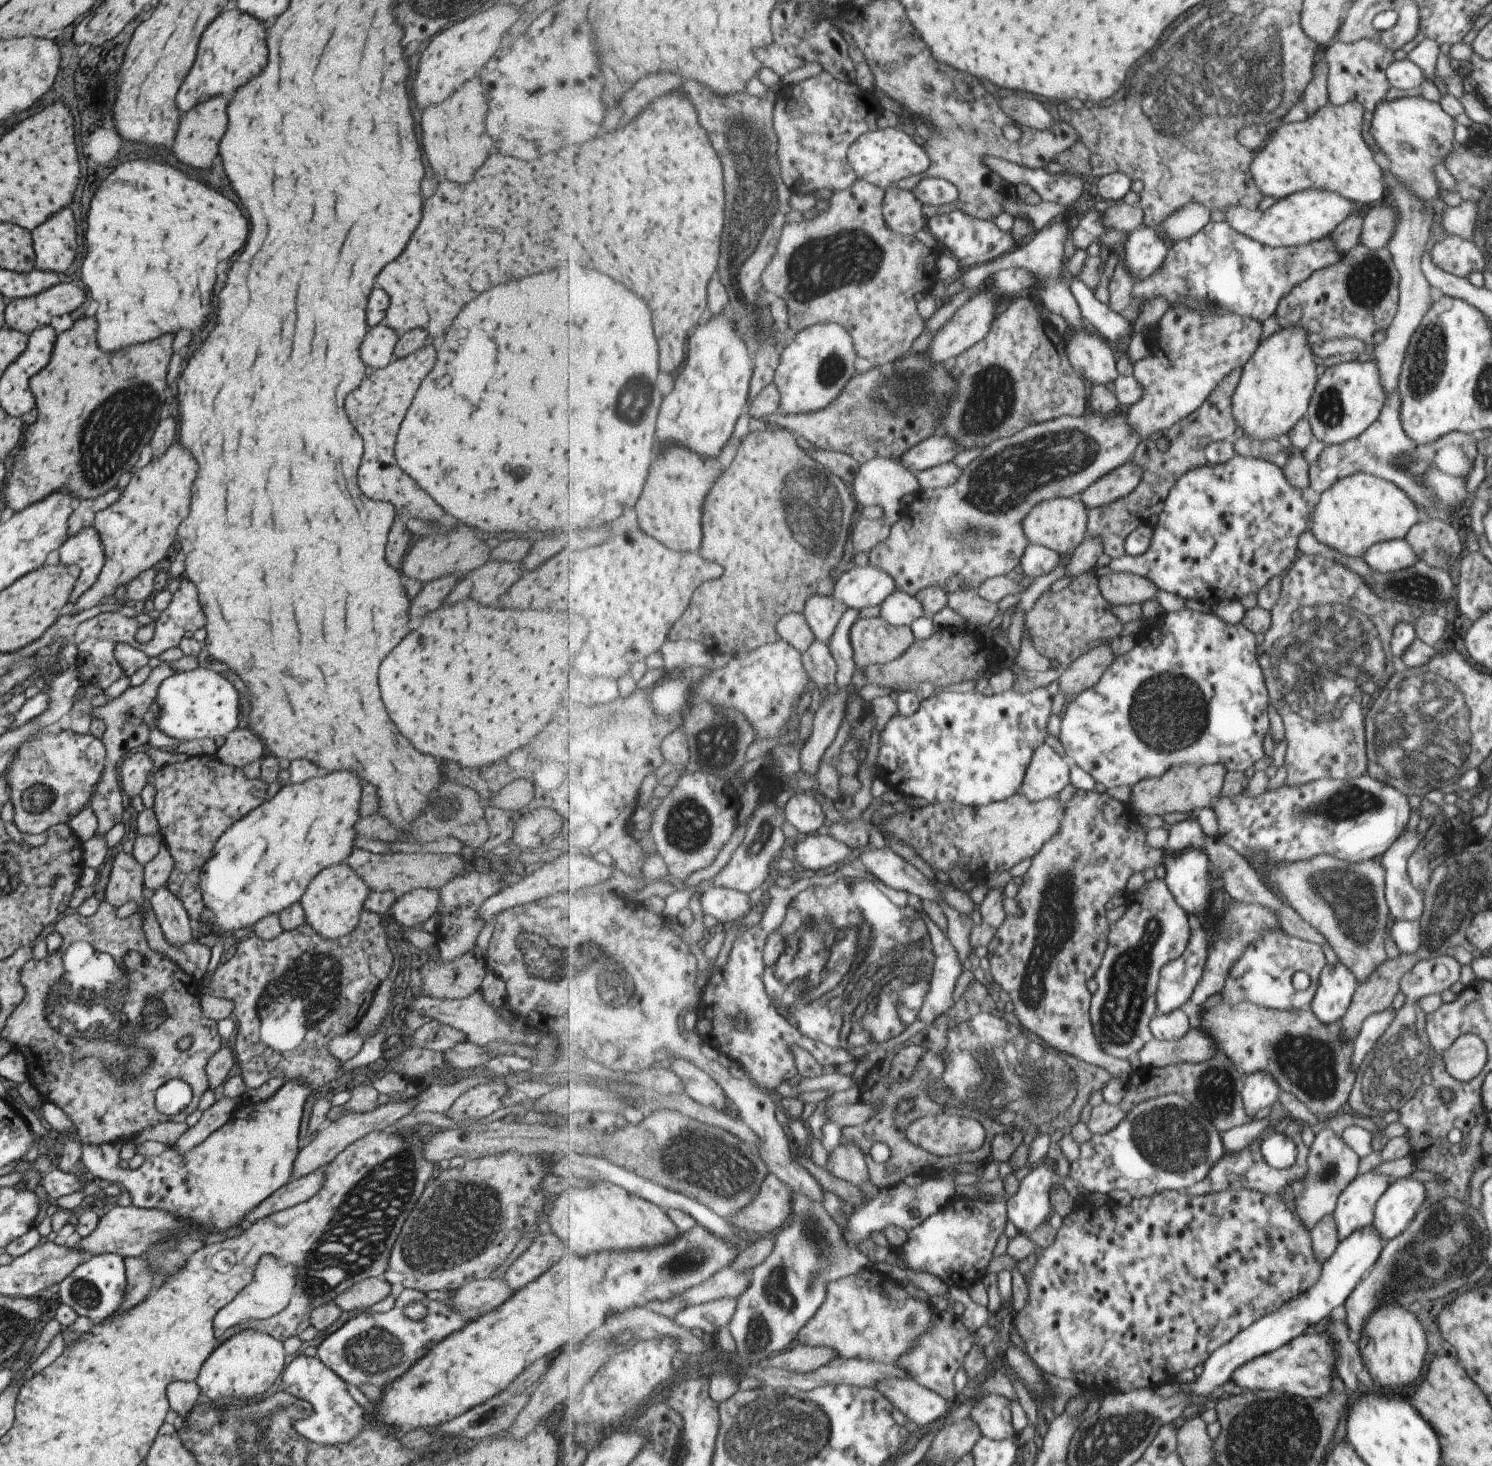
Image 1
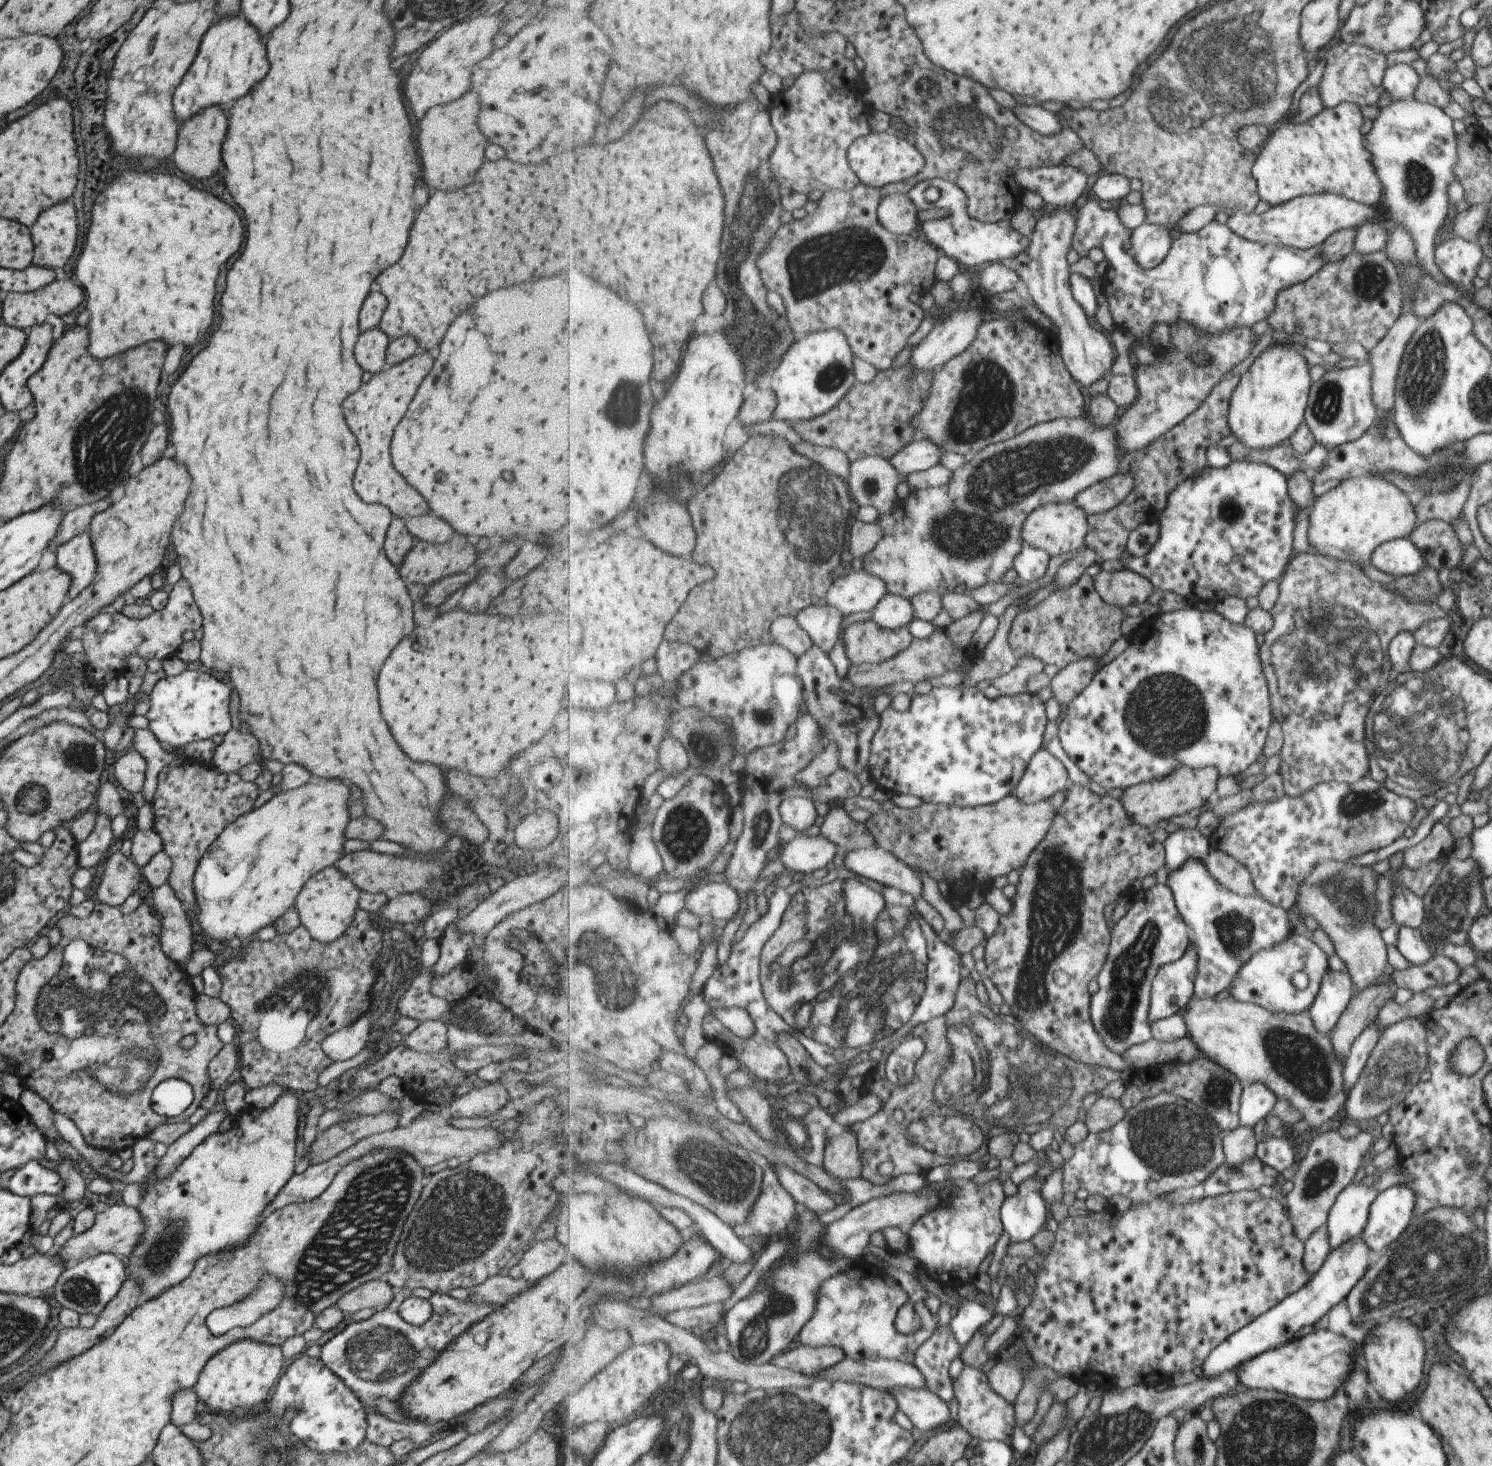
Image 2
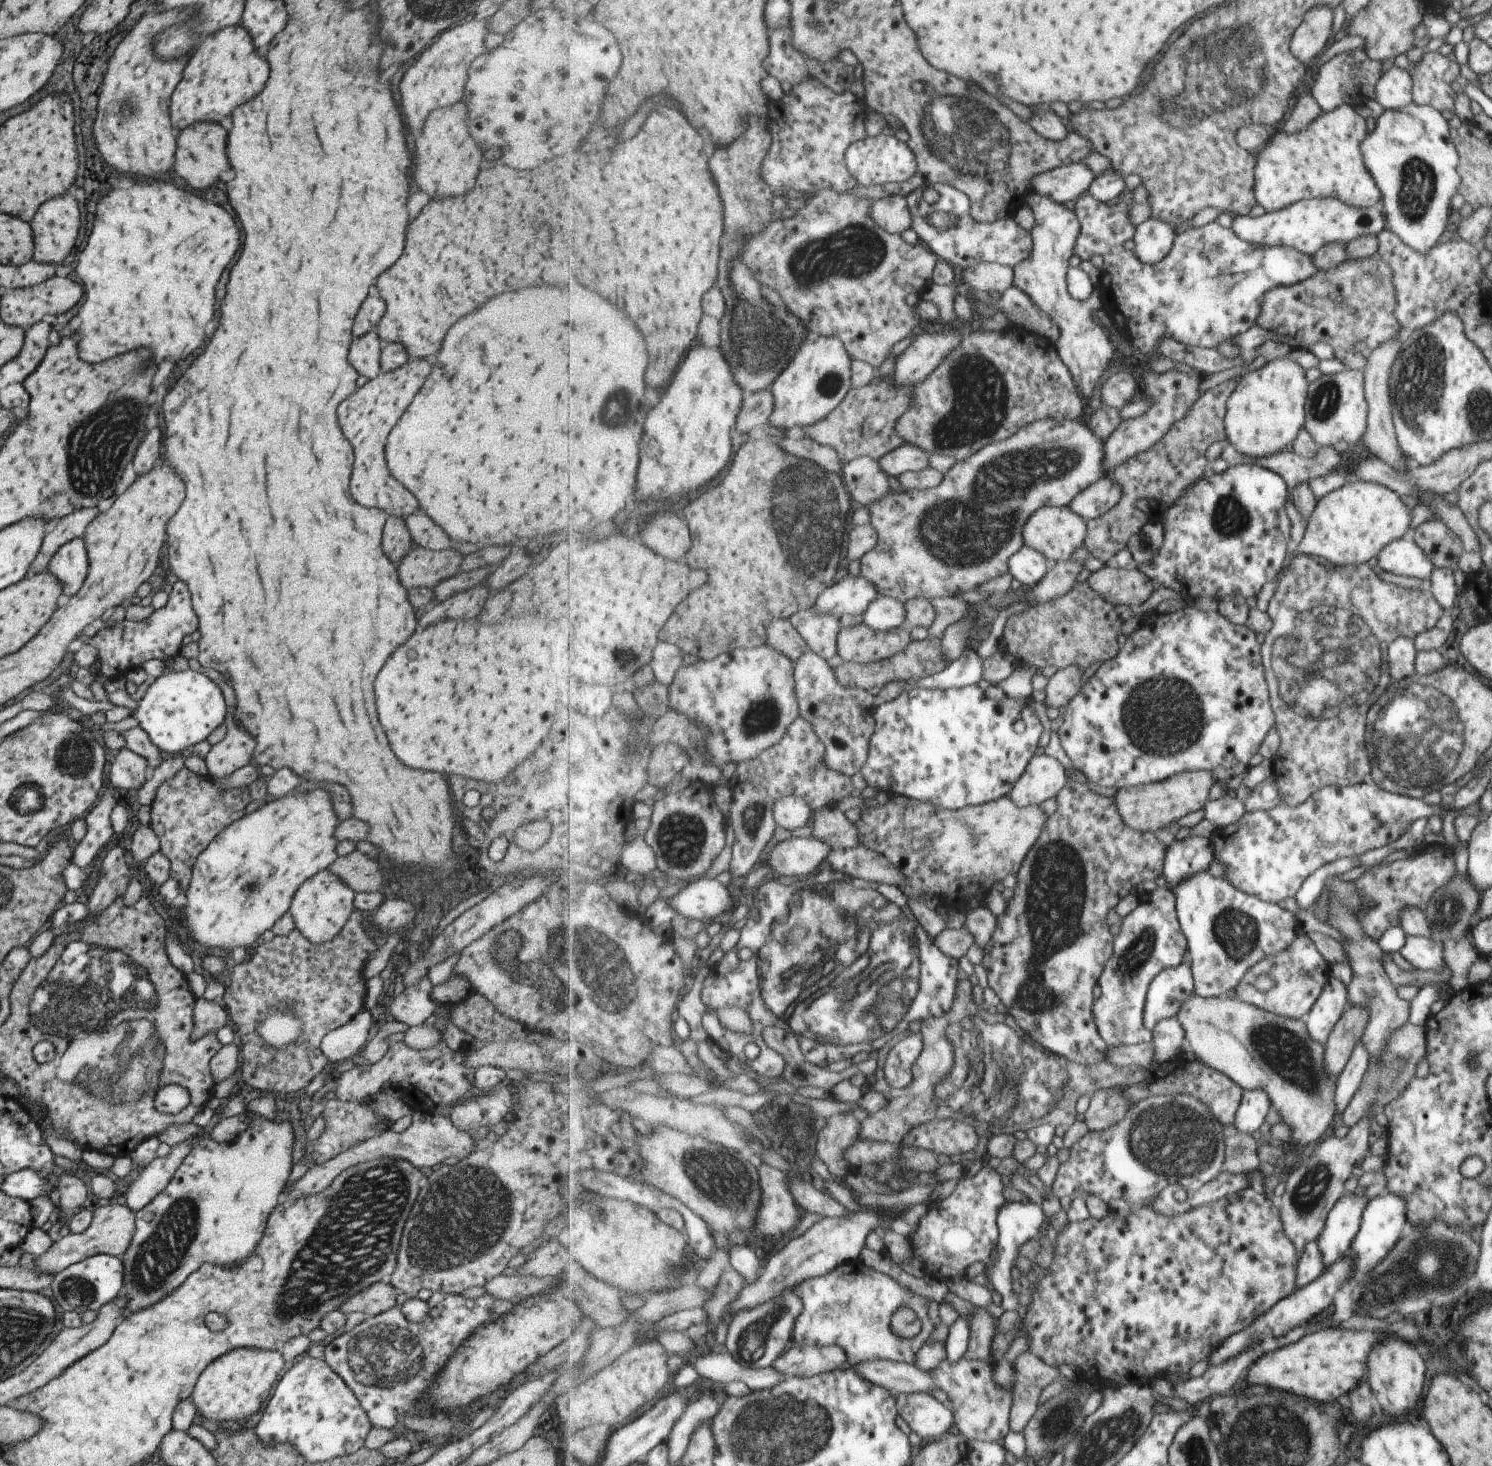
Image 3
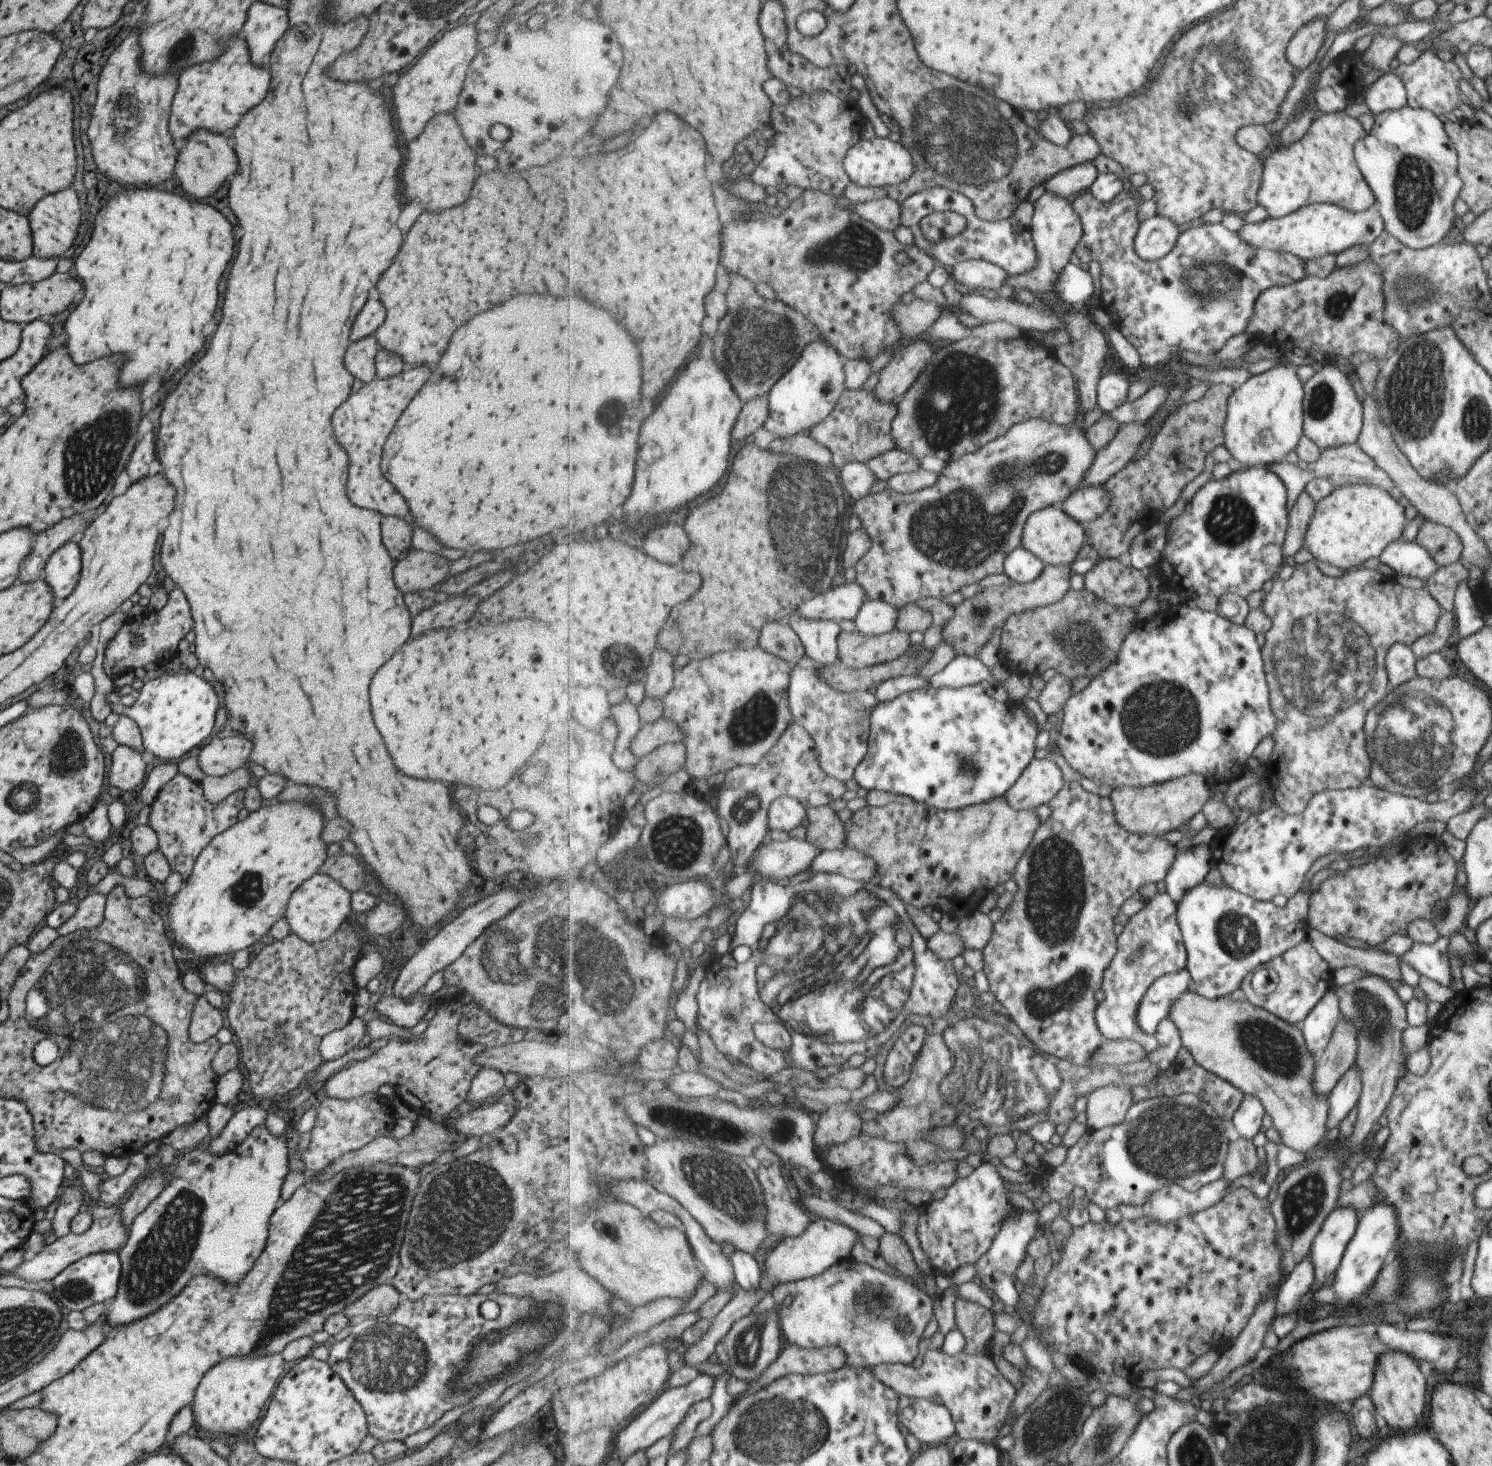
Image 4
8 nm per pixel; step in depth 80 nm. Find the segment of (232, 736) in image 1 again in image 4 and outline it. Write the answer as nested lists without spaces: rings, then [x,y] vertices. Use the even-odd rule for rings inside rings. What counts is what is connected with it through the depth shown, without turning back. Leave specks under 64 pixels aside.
[[[219,738],[199,748],[196,759],[205,775],[220,777],[243,766],[249,758],[249,752],[251,752],[251,742],[247,738],[241,740]]]

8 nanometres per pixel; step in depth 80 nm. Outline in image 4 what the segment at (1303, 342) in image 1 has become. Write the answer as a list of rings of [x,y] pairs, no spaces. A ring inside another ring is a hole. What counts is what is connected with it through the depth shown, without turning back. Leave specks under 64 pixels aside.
[[[1275,365],[1264,372],[1249,377],[1233,390],[1228,401],[1228,418],[1225,424],[1225,443],[1229,454],[1239,464],[1239,470],[1247,468],[1268,468],[1279,464],[1286,458],[1289,450],[1295,450],[1301,436],[1301,400],[1304,400],[1304,386],[1301,386],[1298,372],[1293,365]]]

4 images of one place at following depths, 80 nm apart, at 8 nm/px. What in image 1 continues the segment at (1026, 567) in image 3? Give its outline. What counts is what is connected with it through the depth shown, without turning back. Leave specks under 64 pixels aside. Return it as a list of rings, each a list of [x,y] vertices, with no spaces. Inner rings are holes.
[[[1029,543],[1022,559],[1021,567],[1024,570],[1023,575],[1034,579],[1043,576],[1043,574],[1049,574],[1061,562],[1062,556],[1056,550],[1043,545]]]

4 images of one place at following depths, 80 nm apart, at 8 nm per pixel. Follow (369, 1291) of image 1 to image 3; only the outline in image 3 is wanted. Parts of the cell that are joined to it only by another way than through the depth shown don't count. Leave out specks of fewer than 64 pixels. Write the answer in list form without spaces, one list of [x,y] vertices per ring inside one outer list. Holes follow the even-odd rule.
[[[376,1282],[345,1300],[339,1310],[347,1317],[351,1312],[363,1312],[370,1316],[389,1310],[396,1301],[398,1292],[388,1282]]]

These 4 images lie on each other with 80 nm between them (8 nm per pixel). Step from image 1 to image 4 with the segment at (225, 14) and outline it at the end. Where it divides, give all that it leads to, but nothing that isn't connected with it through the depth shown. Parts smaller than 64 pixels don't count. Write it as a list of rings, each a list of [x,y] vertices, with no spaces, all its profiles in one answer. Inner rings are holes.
[[[233,38],[223,42],[225,52],[205,64],[195,64],[185,68],[179,74],[169,114],[169,132],[172,140],[178,145],[191,132],[205,128],[217,134],[231,130],[239,116],[251,106],[259,104],[269,88],[269,74],[265,68],[255,66],[247,54],[243,38]]]

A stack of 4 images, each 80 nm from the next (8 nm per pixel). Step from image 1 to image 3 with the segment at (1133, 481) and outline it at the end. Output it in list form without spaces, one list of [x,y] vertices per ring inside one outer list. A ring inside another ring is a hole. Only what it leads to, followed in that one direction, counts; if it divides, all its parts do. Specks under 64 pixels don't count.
[[[1111,477],[1093,483],[1072,500],[1070,507],[1085,520],[1096,519],[1107,514],[1123,498],[1123,489]]]

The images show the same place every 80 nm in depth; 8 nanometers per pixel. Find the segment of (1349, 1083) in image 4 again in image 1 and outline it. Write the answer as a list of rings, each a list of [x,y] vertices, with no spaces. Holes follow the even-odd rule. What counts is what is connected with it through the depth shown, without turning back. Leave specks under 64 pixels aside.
[[[1391,1006],[1387,1007],[1384,1011],[1369,1015],[1364,1020],[1359,1032],[1355,1036],[1352,1052],[1353,1068],[1359,1068],[1361,1061],[1368,1059],[1367,1054],[1371,1052],[1377,1039],[1385,1032],[1386,1026],[1394,1019],[1396,1011]]]

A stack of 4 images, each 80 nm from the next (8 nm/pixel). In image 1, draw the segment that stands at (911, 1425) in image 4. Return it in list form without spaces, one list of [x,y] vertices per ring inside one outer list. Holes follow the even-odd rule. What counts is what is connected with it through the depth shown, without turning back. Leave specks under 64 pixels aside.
[[[887,1379],[878,1382],[876,1388],[918,1427],[941,1420],[952,1407],[944,1396],[922,1387],[913,1379]]]

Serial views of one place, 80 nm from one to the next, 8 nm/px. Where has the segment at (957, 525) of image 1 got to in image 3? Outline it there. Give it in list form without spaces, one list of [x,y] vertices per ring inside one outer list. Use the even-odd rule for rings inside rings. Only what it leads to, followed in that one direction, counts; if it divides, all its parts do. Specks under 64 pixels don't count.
[[[1045,419],[1035,421],[1026,427],[1023,427],[1015,435],[1010,436],[1007,440],[1002,440],[996,443],[988,444],[980,451],[977,451],[972,457],[955,463],[949,472],[945,473],[944,481],[935,488],[927,490],[903,491],[900,494],[890,492],[886,497],[883,497],[878,503],[872,504],[869,507],[869,515],[871,524],[878,532],[877,546],[865,554],[860,560],[861,575],[867,578],[868,581],[874,582],[879,589],[880,596],[897,597],[906,603],[908,600],[916,599],[917,597],[927,597],[936,599],[948,597],[949,595],[959,595],[961,592],[967,592],[979,588],[983,582],[989,582],[1005,572],[1010,572],[1010,560],[1012,556],[1019,552],[1026,545],[1026,536],[1024,535],[1025,524],[1032,518],[1034,512],[1046,506],[1069,507],[1072,500],[1080,495],[1087,487],[1091,487],[1093,483],[1104,479],[1108,476],[1106,469],[1106,444],[1101,437],[1098,437],[1093,429],[1077,420],[1060,421],[1057,419]]]

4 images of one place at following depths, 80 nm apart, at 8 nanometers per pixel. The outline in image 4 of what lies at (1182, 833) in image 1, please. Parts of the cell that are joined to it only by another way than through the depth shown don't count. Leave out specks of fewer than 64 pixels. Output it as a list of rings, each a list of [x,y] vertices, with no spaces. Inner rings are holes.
[[[1208,844],[1177,852],[1176,863],[1166,878],[1166,892],[1177,906],[1179,902],[1183,902],[1183,896],[1189,890],[1205,882],[1214,866],[1212,857],[1213,852]]]

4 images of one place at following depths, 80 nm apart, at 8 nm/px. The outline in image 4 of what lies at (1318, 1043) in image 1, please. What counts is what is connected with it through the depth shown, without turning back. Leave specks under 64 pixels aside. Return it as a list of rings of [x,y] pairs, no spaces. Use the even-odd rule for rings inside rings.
[[[1185,992],[1173,1004],[1168,1019],[1173,1020],[1180,1029],[1183,1046],[1197,1064],[1235,1085],[1244,1095],[1253,1095],[1259,1100],[1264,1113],[1271,1118],[1272,1127],[1278,1133],[1279,1143],[1303,1155],[1315,1148],[1325,1132],[1325,1118],[1328,1118],[1327,1097],[1323,1094],[1317,1096],[1313,1092],[1315,1057],[1308,1051],[1299,1026],[1285,1024],[1279,1017],[1246,1000],[1233,1000],[1230,996],[1213,1000],[1196,992]]]

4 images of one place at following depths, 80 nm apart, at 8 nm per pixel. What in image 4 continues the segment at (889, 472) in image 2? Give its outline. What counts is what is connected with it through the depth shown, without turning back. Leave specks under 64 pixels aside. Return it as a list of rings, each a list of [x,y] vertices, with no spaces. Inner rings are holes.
[[[853,461],[846,464],[840,471],[846,494],[853,502],[869,495],[878,479],[867,462]]]

